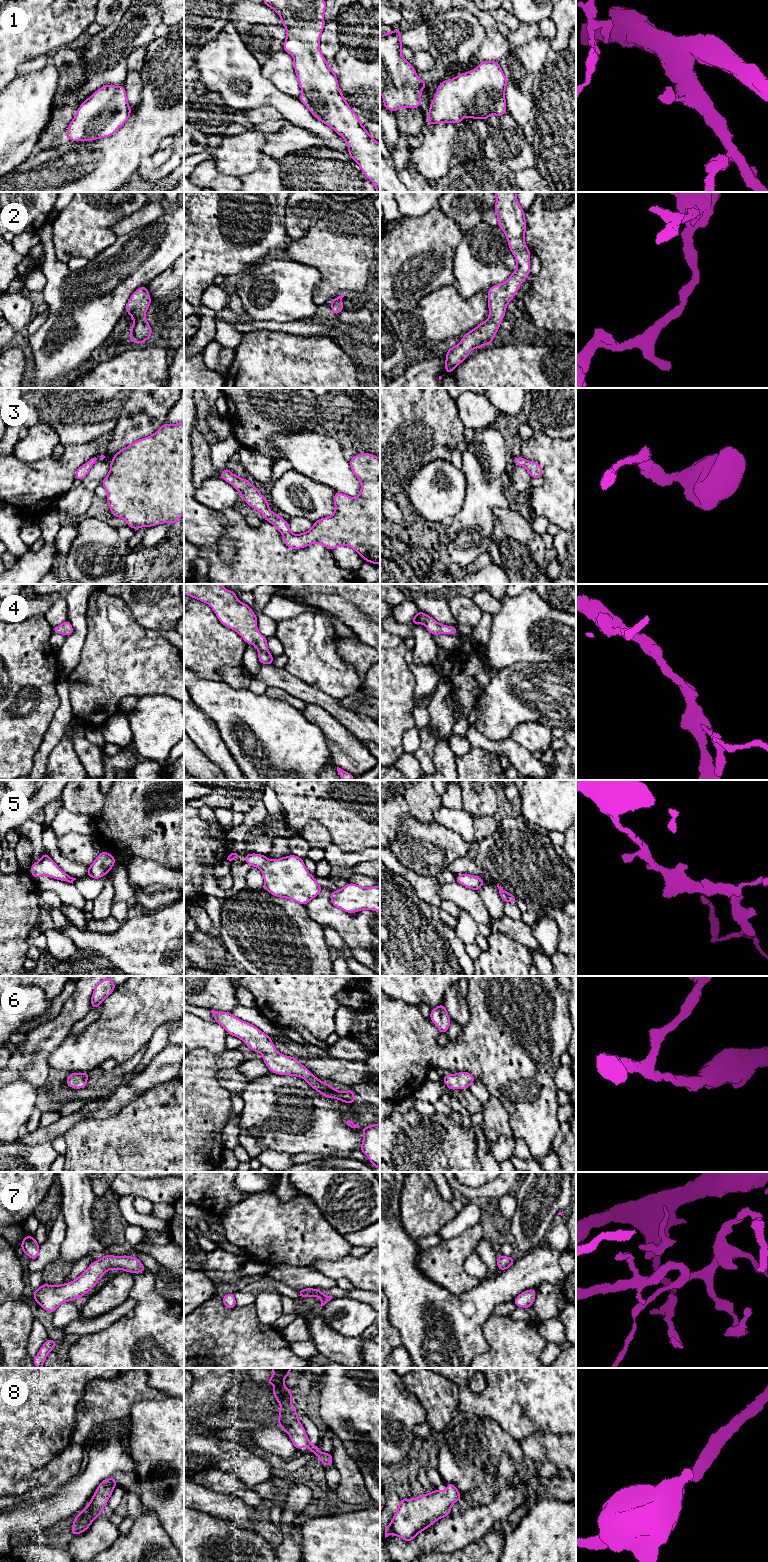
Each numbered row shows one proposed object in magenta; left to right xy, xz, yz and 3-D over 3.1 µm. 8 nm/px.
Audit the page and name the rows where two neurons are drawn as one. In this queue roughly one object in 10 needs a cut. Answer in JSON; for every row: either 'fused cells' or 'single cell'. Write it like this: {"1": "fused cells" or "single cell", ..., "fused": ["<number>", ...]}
{"1": "single cell", "2": "single cell", "3": "single cell", "4": "single cell", "5": "single cell", "6": "single cell", "7": "single cell", "8": "single cell", "fused": []}

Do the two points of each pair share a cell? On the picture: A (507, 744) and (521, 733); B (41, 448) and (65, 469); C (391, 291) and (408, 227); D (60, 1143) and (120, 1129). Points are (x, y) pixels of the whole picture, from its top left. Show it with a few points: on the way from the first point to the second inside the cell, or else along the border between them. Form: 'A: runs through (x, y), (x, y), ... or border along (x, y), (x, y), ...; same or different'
A: border along (509, 737), (532, 753); different
B: border along (52, 454), (35, 461), (26, 461); different
C: runs through (400, 275), (400, 264), (408, 256), (408, 243); same
D: border along (63, 1137), (65, 1141), (64, 1155); different

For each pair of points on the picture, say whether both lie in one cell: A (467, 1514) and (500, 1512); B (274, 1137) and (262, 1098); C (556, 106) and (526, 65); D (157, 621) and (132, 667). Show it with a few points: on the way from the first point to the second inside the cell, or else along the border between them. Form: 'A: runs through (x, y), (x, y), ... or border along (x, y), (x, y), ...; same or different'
A: runs through (475, 1514), (488, 1514), (492, 1512); same
B: runs through (274, 1127), (274, 1118), (270, 1108); same
C: border along (548, 57), (543, 70), (534, 79), (529, 93); different
D: border along (133, 616), (144, 627), (157, 631); different

